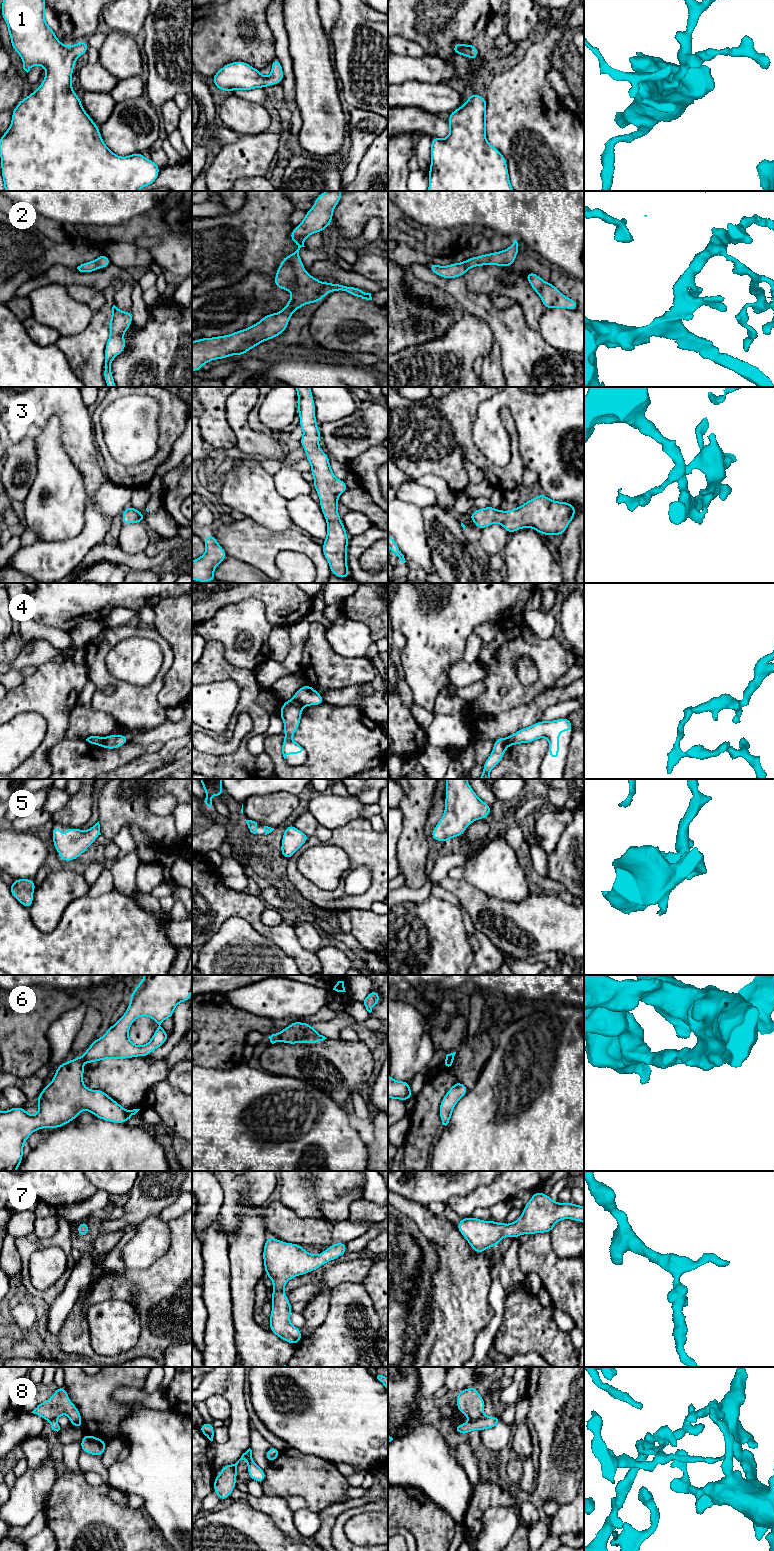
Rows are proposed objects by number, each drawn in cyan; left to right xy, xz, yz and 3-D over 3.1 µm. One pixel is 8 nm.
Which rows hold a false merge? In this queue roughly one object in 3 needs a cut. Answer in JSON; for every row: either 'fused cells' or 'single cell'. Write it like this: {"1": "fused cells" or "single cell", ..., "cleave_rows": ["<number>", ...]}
{"1": "single cell", "2": "single cell", "3": "single cell", "4": "fused cells", "5": "single cell", "6": "fused cells", "7": "single cell", "8": "fused cells", "cleave_rows": ["4", "6", "8"]}

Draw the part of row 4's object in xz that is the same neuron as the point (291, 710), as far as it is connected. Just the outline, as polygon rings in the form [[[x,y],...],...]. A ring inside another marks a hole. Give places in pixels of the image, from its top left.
[[[294,699],[284,701],[279,716],[284,722],[284,741],[282,745],[282,754],[286,759],[288,754],[304,754],[305,748],[293,741],[291,737],[297,731],[300,725],[301,714],[304,705]]]

